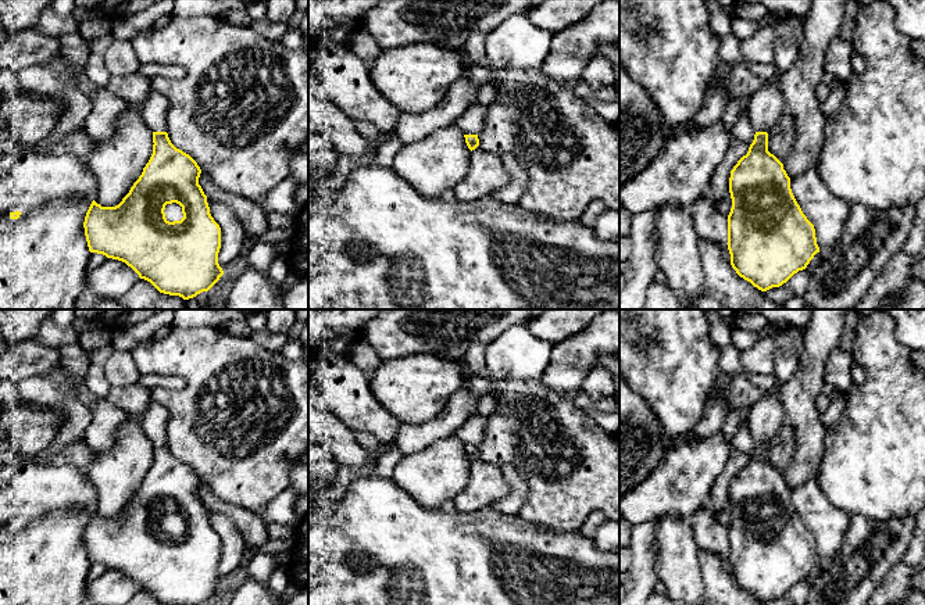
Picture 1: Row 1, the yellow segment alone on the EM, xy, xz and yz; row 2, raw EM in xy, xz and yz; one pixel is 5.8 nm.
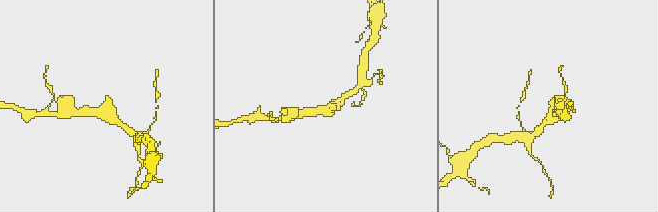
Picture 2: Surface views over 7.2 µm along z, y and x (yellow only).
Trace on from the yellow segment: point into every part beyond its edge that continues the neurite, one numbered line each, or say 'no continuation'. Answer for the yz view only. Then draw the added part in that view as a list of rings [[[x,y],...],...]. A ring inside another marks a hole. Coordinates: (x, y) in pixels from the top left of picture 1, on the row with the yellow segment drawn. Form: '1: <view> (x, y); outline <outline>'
1: yz (764, 108); outline [[[789,17],[775,28],[774,64],[776,74],[746,101],[750,123],[754,132],[768,132],[782,115],[781,78],[794,64],[803,40],[801,18]]]

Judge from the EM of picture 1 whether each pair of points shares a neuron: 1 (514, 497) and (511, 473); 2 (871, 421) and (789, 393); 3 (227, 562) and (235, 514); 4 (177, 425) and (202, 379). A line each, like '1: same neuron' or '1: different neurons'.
1: same neuron
2: different neurons
3: different neurons
4: same neuron

